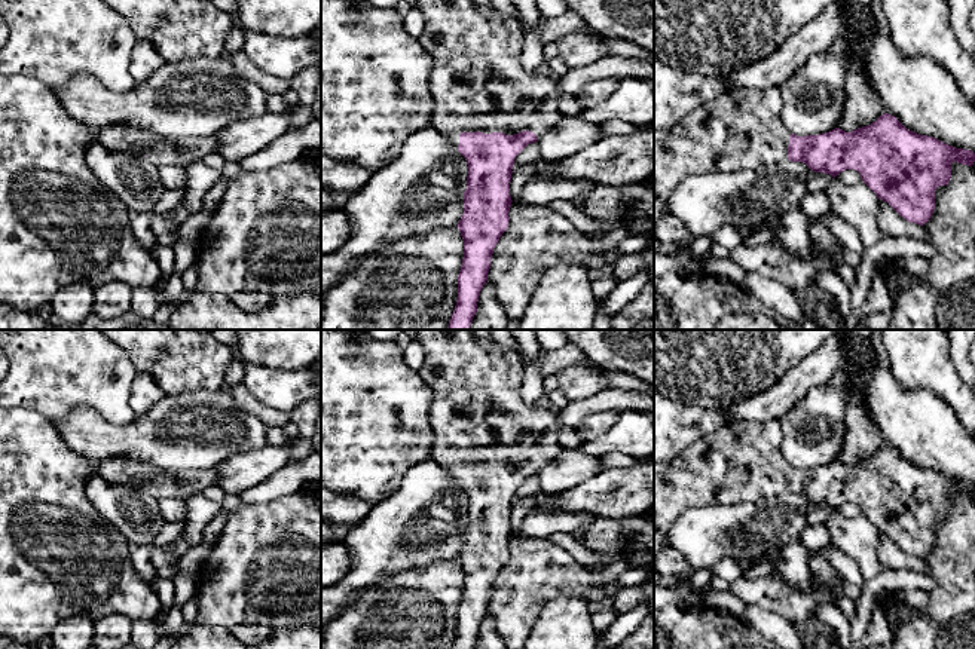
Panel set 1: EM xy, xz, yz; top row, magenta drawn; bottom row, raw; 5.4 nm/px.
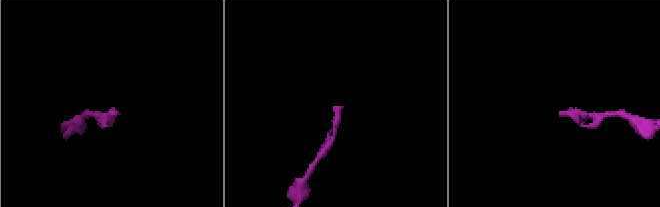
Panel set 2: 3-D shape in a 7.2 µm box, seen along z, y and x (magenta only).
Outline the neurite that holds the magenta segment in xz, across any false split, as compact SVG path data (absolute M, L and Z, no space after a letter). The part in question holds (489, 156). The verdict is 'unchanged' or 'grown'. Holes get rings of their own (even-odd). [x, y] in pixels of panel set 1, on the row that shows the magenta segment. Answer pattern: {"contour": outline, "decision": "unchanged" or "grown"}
{"contour": "M416 0L415 4L425 18L419 43L434 62L430 74L434 102L431 123L458 149L468 165L464 214L456 226L464 239L464 258L458 275L458 300L447 327L447 330L468 330L477 312L480 291L488 281L493 248L508 227L514 159L528 144L537 143L550 128L566 119L559 108L563 94L556 76L547 68L526 71L522 67L525 37L522 24L517 16L493 9L490 0Z", "decision": "grown"}

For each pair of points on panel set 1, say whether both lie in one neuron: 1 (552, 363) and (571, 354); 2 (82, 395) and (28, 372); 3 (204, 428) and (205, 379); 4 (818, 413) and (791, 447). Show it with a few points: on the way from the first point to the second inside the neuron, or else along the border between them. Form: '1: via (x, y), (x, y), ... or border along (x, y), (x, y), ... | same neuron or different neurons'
1: via (556, 360), (567, 357) | same neuron
2: via (69, 382), (58, 372), (42, 372) | same neuron
3: border along (223, 386), (216, 392), (189, 391), (171, 395) | different neurons
4: via (807, 424), (795, 429), (795, 437) | same neuron

